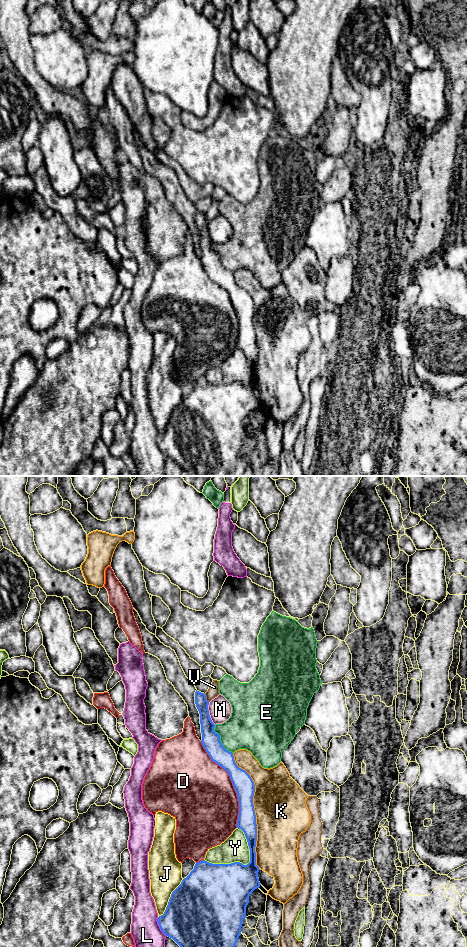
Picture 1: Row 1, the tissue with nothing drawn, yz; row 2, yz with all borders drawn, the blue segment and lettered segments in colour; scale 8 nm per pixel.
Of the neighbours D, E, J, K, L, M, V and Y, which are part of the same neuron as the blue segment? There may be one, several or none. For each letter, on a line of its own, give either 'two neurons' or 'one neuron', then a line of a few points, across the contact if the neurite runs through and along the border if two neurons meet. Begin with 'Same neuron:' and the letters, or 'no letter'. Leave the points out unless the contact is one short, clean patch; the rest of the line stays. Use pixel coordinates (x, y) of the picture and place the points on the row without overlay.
Same neuron: no letter
D: two neurons
E: two neurons; line yz (214, 245), (214, 250), (219, 255), (221, 264), (232, 273)
J: two neurons
K: two neurons
L: two neurons; line yz (157, 437), (159, 448), (166, 455)
M: two neurons
V: two neurons
Y: two neurons

